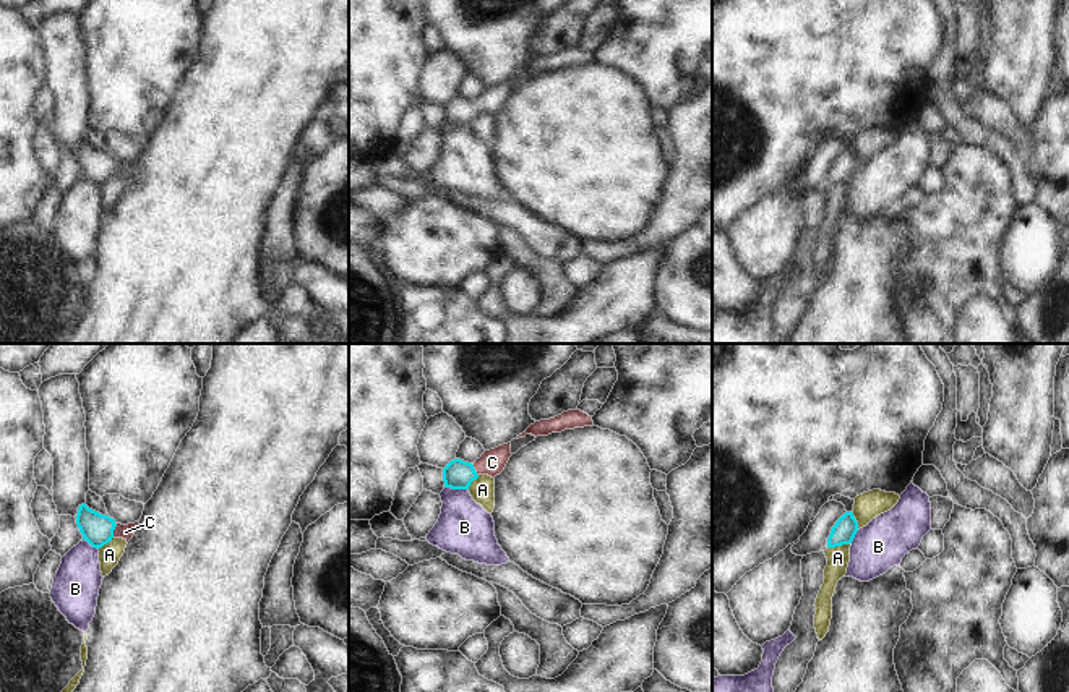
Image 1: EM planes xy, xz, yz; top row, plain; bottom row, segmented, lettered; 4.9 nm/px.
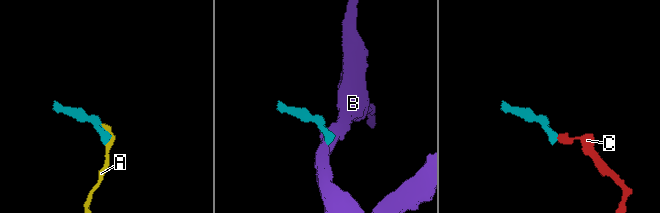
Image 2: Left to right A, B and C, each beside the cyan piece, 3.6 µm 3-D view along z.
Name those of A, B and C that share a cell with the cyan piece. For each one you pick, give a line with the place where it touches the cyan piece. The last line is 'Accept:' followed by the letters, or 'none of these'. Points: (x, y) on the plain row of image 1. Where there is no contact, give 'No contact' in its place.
C: Touches cyan at xy (114, 166)
Accept: C

